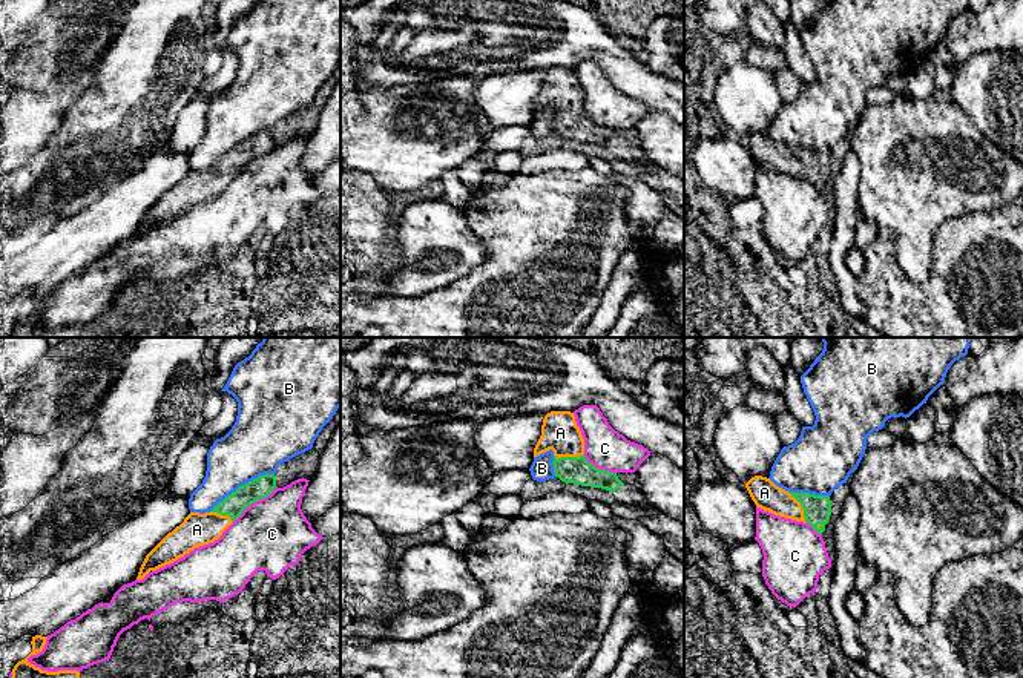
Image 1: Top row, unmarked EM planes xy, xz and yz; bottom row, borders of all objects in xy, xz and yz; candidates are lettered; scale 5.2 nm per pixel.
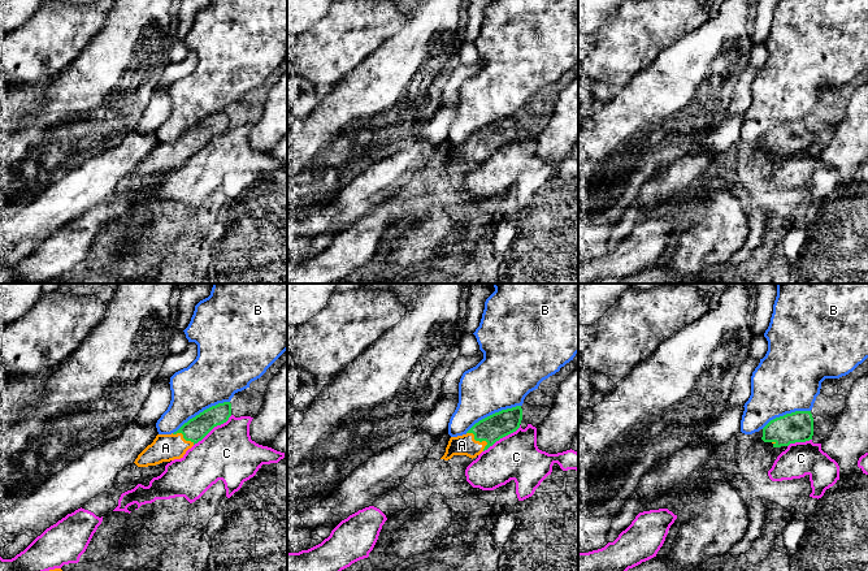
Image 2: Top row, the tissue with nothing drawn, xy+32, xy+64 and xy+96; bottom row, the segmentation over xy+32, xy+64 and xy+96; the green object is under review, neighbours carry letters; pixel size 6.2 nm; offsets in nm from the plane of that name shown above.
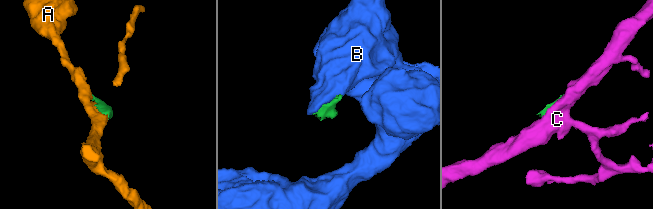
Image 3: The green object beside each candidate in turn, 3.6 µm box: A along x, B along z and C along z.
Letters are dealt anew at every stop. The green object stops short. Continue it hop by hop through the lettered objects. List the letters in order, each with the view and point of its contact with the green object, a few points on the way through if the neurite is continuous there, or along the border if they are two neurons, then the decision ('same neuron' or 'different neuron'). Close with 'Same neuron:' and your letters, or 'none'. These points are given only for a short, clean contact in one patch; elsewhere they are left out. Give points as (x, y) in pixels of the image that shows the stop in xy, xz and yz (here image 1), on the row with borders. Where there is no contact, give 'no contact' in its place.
A: meets green in yz at (802, 508); same neuron
B: meets green in xy at (243, 485); different neuron
C: meets green in xy at (253, 502); different neuron
Same neuron: A

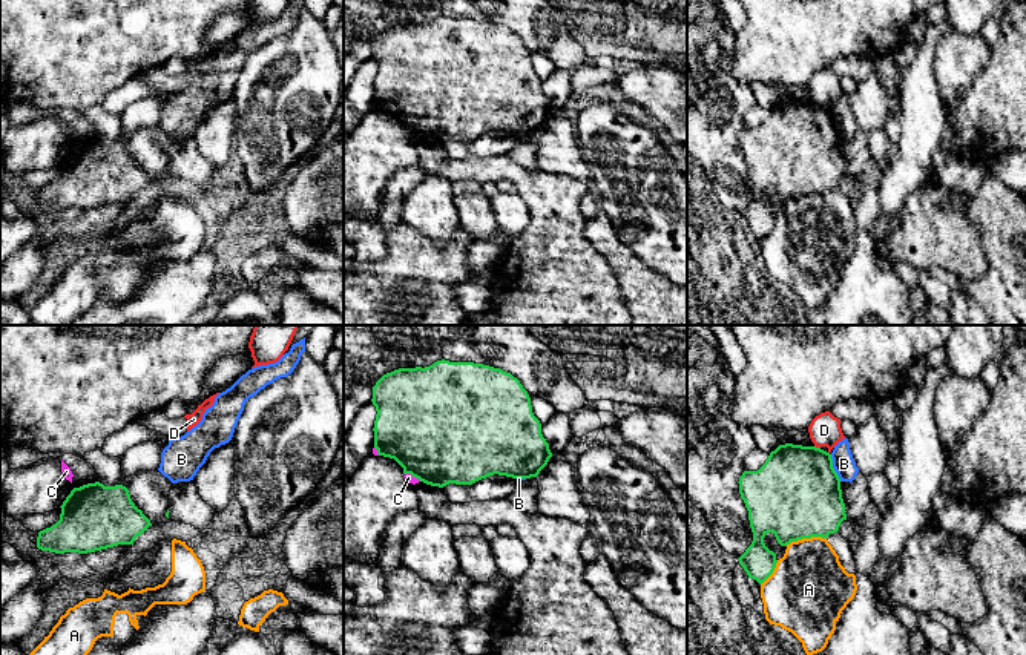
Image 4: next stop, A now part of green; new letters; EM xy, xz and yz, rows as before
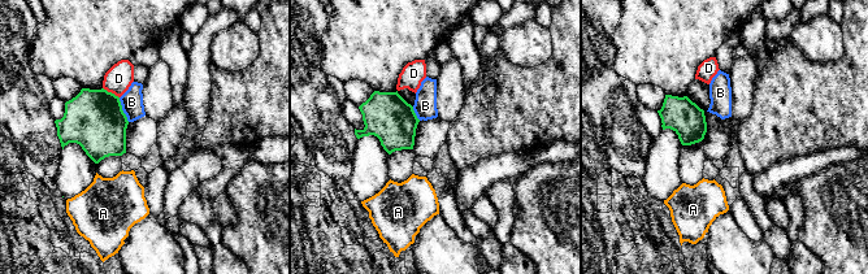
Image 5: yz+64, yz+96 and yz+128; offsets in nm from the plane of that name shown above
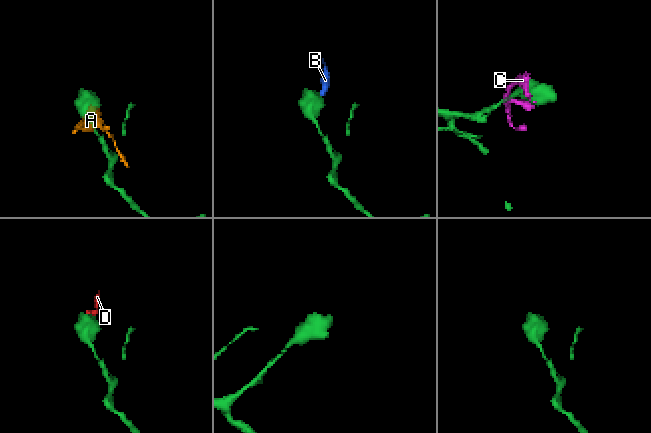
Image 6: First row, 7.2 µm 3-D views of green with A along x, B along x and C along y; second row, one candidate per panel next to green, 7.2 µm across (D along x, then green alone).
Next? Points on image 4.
A: meets green in yz at (805, 537); different neuron
B: meets green in yz at (833, 468); border along yz (830, 454), (833, 470), (841, 480); different neuron
C: meets green in xz at (413, 476); different neuron
D: meets green in yz at (818, 448); different neuron
Same neuron: none

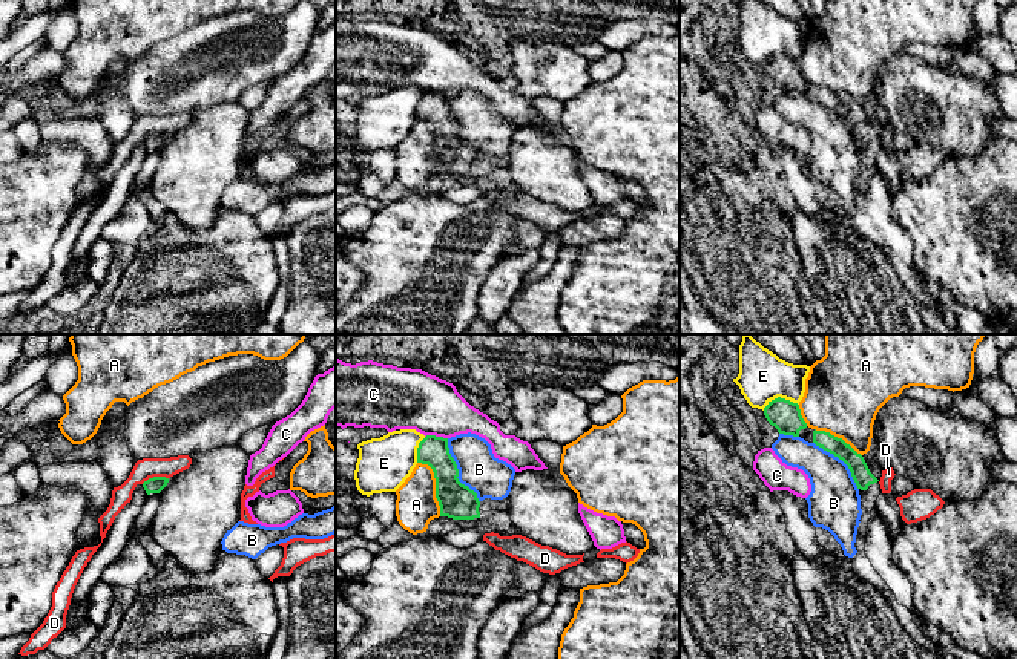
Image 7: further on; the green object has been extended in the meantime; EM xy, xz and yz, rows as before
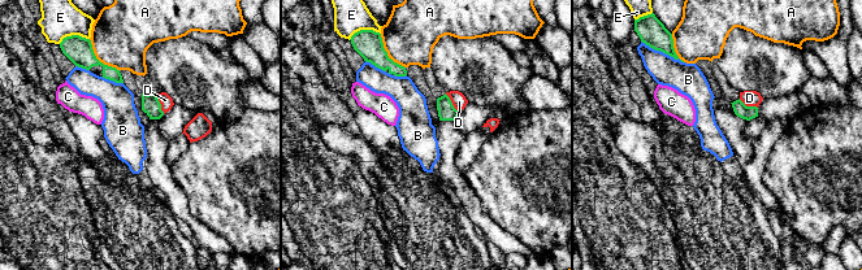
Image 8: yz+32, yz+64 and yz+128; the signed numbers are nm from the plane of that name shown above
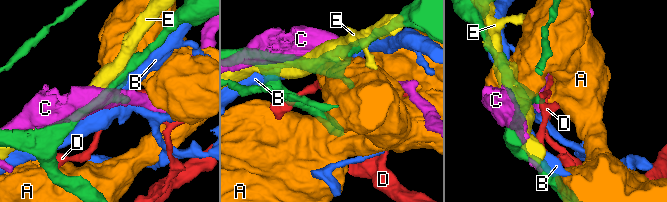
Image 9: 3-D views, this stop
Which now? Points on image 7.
A: meets green in xz at (436, 486); different neuron
B: meets green in xz at (457, 472); different neuron
C: meets green in xz at (434, 436); different neuron
D: meets green in xy at (154, 477); border along xy (167, 477), (149, 477), (141, 483); different neuron
E: meets green in yz at (780, 397); different neuron
Same neuron: none

